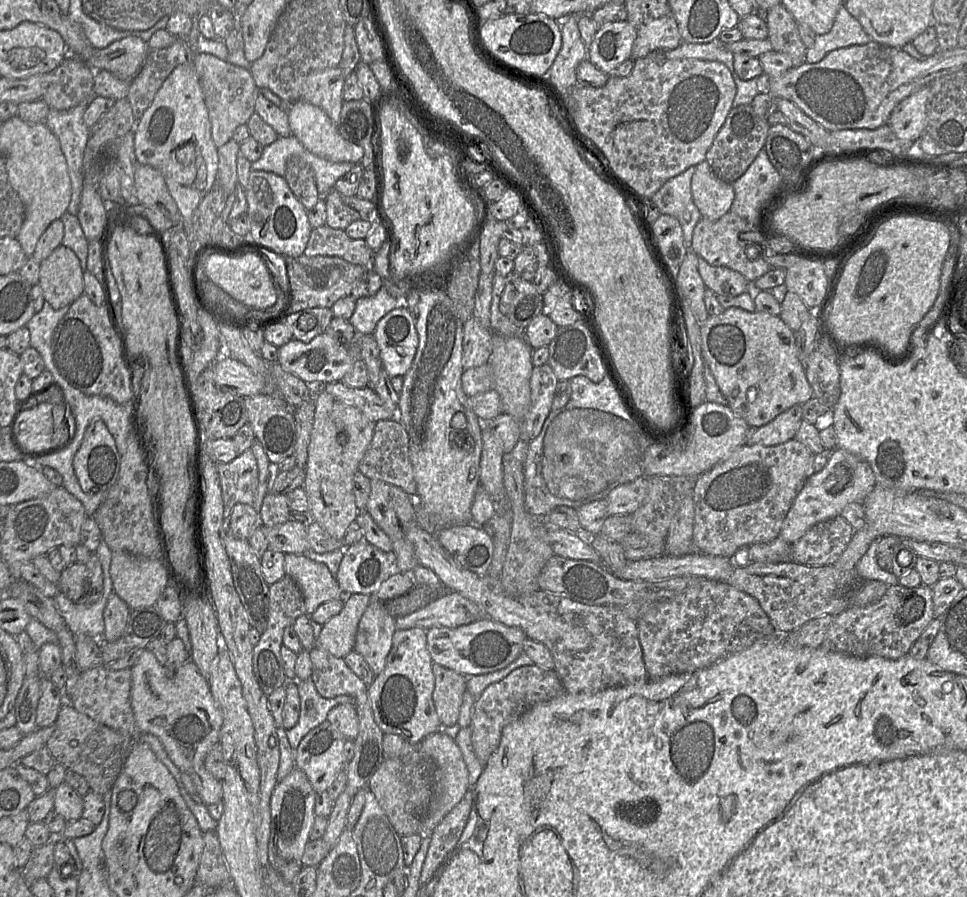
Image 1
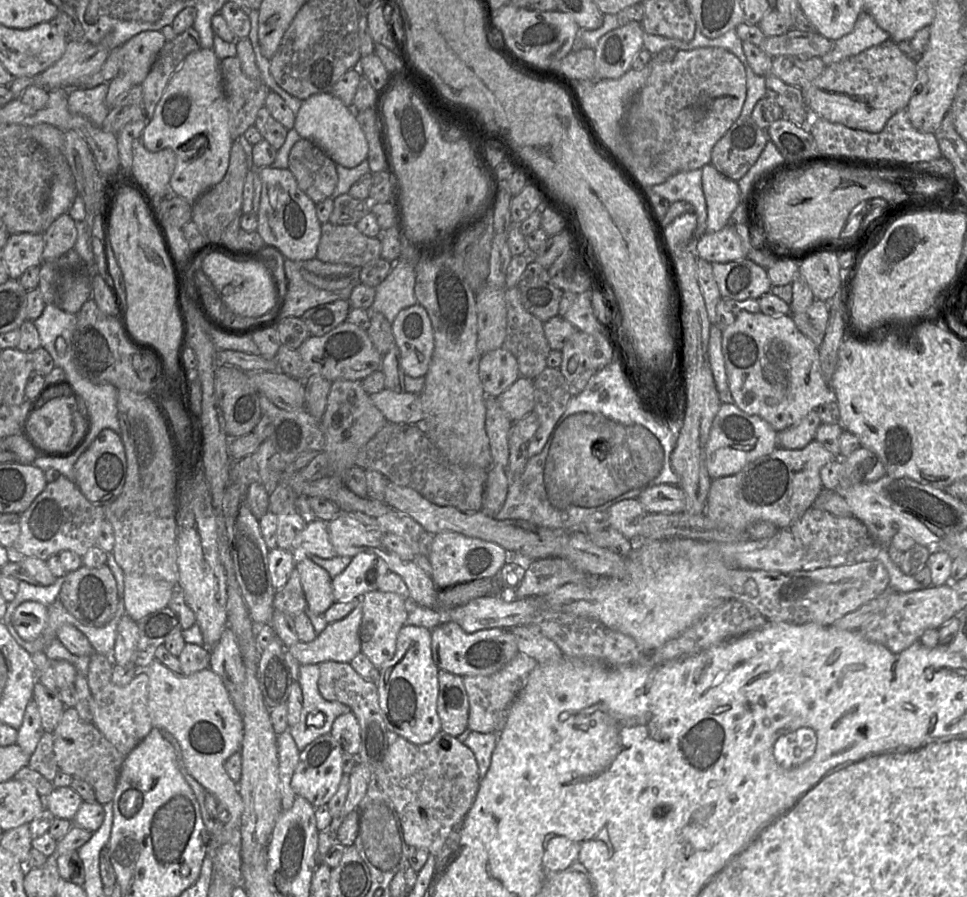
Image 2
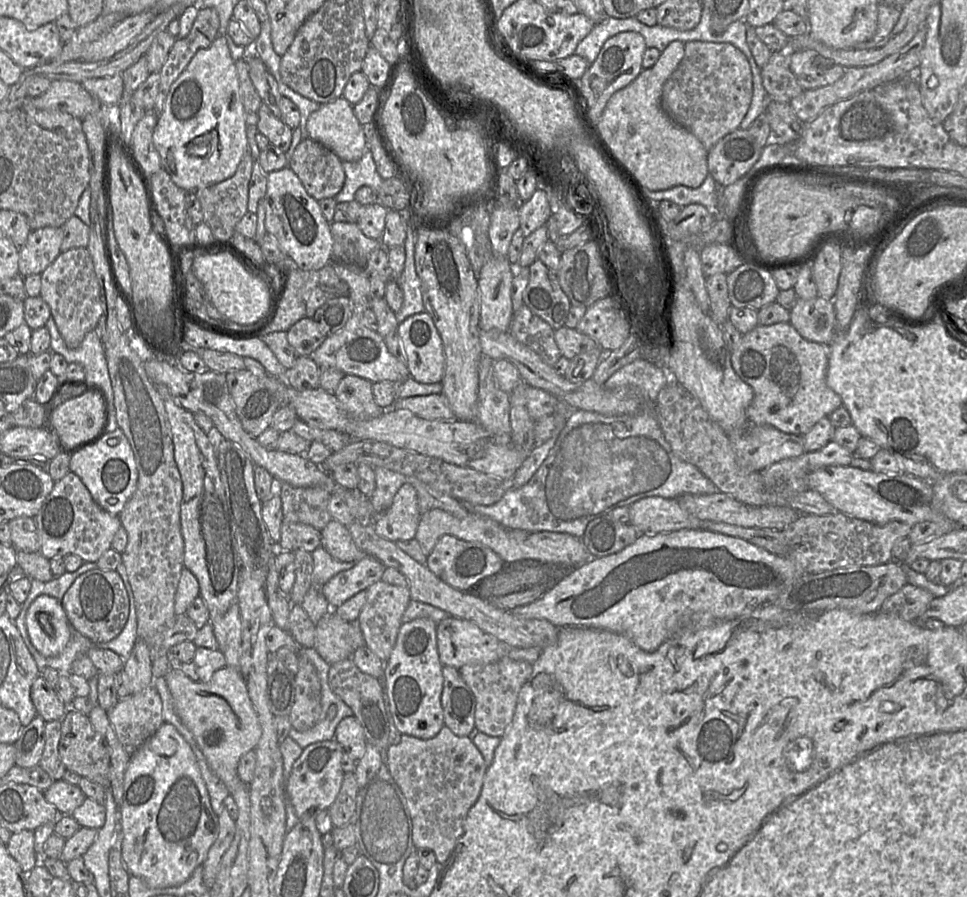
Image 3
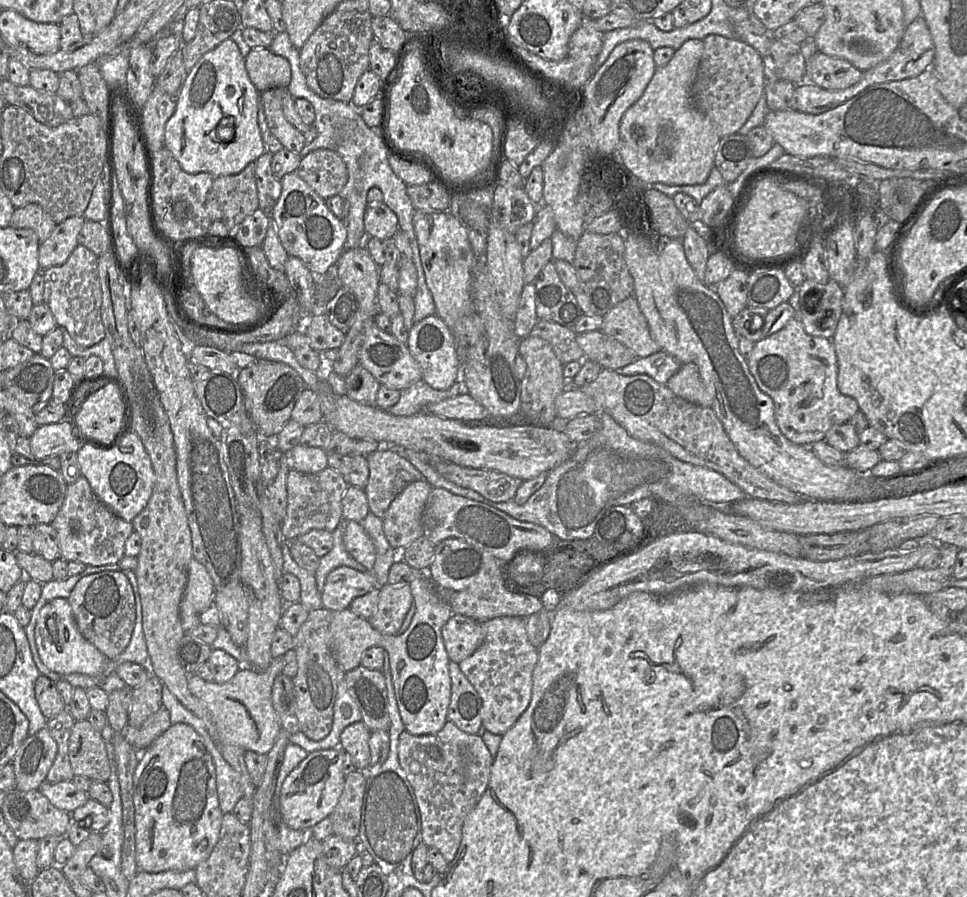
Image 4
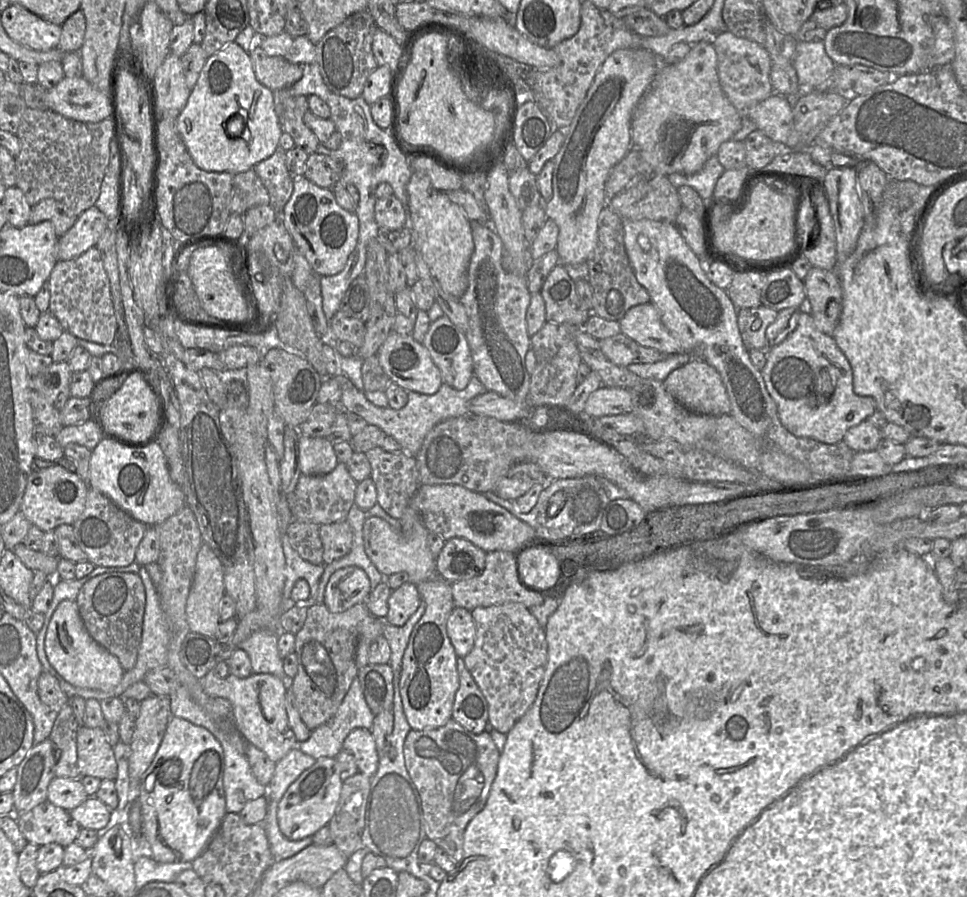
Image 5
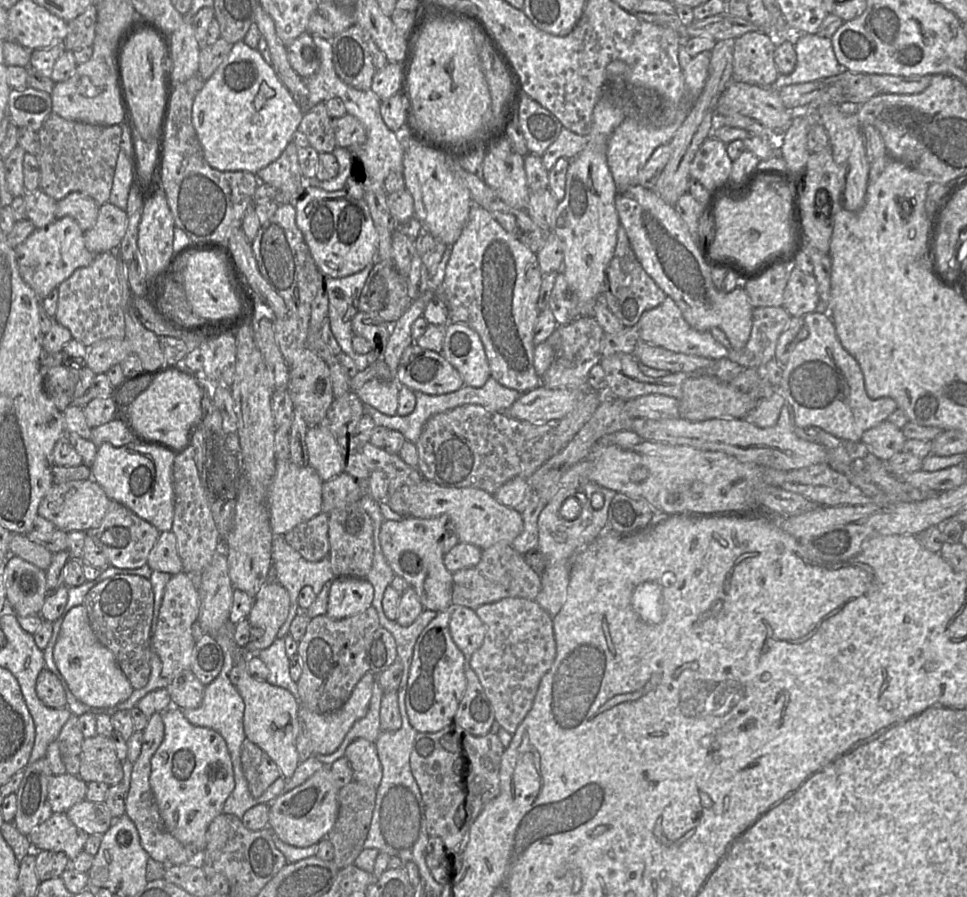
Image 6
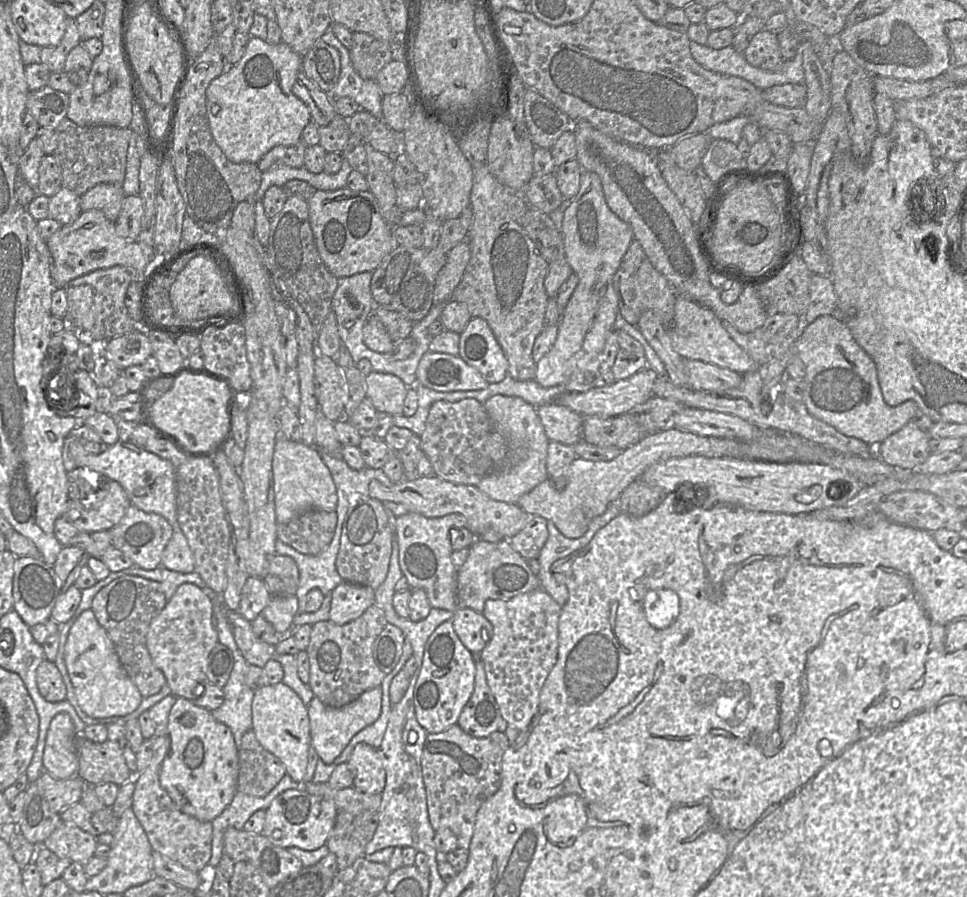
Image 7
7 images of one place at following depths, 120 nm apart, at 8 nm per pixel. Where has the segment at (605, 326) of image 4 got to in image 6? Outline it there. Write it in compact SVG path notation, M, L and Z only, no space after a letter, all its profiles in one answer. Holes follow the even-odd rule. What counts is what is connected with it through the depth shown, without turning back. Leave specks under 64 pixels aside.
M668 296L657 307L645 311L634 326L634 330L641 342L652 346L712 360L728 357L728 350L713 338L711 332L693 329L686 322L673 299Z

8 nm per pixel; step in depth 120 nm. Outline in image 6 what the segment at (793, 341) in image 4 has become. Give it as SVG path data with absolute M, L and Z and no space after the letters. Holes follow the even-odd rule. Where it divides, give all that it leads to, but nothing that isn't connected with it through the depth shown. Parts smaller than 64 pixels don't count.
M826 312L807 313L803 320L808 335L794 347L782 368L777 391L792 406L798 427L815 426L838 438L861 441L865 431L886 421L898 406L892 398L871 399L867 395L861 368L841 345Z

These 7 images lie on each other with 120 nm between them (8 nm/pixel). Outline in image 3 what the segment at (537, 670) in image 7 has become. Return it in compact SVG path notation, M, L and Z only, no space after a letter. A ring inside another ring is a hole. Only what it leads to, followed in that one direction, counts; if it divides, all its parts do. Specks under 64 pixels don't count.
M507 656L489 664L464 665L459 673L476 699L475 727L490 736L502 737L512 721L521 688L532 672L533 665Z

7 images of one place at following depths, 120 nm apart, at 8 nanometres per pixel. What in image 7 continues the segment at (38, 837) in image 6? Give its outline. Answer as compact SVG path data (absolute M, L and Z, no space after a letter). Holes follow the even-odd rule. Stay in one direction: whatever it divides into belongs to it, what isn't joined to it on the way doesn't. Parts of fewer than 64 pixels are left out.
M61 821L40 847L45 847L59 858L67 858L72 863L84 867L94 856L96 837L74 824Z

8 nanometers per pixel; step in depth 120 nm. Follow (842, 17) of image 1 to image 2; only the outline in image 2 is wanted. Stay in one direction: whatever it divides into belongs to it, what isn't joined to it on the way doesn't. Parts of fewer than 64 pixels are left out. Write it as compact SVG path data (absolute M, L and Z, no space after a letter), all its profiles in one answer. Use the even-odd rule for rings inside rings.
M863 11L859 14L853 30L833 41L831 50L821 59L825 65L838 63L888 40L889 34L877 25L870 13Z

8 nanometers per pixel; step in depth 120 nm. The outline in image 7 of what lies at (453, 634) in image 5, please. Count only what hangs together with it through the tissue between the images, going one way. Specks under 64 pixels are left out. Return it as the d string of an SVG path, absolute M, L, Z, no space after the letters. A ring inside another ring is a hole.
M457 608L451 621L460 641L473 656L480 653L493 637L489 620L471 608Z

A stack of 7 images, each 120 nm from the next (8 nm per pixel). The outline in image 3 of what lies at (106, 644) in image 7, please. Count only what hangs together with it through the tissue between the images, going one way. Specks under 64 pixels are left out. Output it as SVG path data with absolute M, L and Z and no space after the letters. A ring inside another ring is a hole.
M40 595L26 613L26 627L32 645L44 657L60 654L68 644L72 626L61 601Z

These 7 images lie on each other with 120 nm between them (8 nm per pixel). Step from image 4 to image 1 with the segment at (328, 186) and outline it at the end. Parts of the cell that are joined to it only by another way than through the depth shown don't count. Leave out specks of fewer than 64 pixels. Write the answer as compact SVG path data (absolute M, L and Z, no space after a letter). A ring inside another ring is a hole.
M290 156L286 161L284 178L297 200L311 209L319 201L315 174L311 166L299 156Z

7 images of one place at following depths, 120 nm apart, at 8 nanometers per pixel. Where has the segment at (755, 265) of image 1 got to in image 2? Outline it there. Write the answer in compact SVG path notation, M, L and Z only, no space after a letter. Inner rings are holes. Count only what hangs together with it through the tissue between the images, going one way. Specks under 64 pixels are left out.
M730 223L717 232L703 234L695 242L695 254L710 263L727 263L746 258L741 239Z

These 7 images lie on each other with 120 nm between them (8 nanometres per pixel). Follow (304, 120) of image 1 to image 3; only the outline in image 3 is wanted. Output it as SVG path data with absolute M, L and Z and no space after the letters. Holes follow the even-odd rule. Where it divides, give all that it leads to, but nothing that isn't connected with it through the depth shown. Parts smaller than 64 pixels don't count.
M344 97L322 104L306 122L308 137L323 144L342 161L356 162L366 151L364 126Z

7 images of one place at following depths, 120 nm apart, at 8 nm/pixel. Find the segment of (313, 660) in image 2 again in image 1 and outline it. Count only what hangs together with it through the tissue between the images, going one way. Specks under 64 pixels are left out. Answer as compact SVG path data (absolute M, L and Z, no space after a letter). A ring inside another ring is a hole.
M365 594L346 595L341 611L322 625L316 646L338 658L344 658L353 651L358 624L371 597Z

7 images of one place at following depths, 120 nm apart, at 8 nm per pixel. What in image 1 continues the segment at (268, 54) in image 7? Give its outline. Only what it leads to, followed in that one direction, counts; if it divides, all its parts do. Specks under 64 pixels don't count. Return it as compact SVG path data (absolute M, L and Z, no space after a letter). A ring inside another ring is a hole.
M192 60L174 68L131 130L135 132L137 162L161 172L190 234L192 214L215 184L219 164L202 86Z

